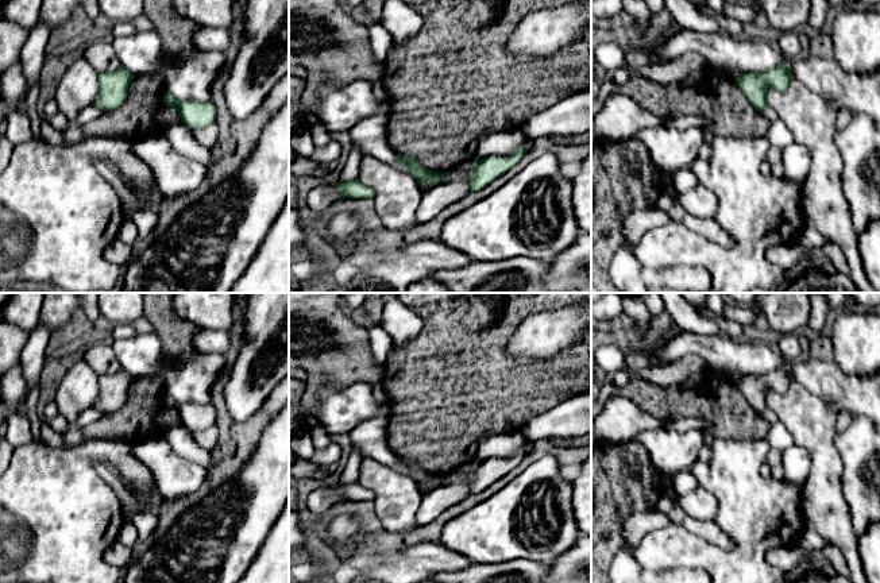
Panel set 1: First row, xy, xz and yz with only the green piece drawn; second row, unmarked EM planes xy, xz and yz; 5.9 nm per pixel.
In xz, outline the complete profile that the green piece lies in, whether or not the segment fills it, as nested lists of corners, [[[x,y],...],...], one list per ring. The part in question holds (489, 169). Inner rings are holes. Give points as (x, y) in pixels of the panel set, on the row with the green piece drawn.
[[[522,144],[510,157],[489,157],[479,159],[478,165],[471,170],[471,193],[486,188],[489,184],[514,167],[516,163],[526,154],[528,148],[528,144]]]

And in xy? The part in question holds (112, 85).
[[[124,67],[115,72],[99,72],[99,94],[93,107],[104,112],[119,108],[126,101],[134,78],[135,76]]]

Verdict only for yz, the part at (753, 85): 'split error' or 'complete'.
complete

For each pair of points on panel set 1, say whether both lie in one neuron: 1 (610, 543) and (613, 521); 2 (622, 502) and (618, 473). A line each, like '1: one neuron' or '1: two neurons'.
1: one neuron
2: one neuron

